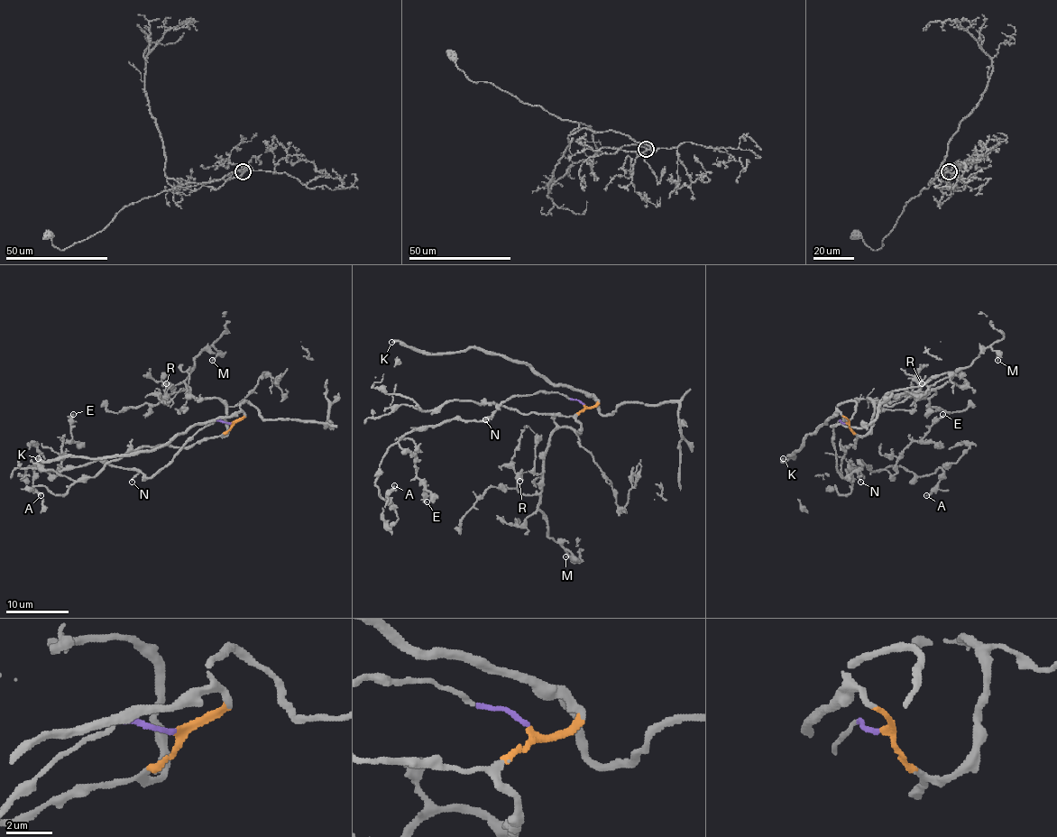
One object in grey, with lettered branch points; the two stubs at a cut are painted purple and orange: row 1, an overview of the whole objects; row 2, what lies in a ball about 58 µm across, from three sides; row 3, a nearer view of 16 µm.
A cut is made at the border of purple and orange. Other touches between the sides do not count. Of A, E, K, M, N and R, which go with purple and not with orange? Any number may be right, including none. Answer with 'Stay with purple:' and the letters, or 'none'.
Stay with purple: A, E, N

